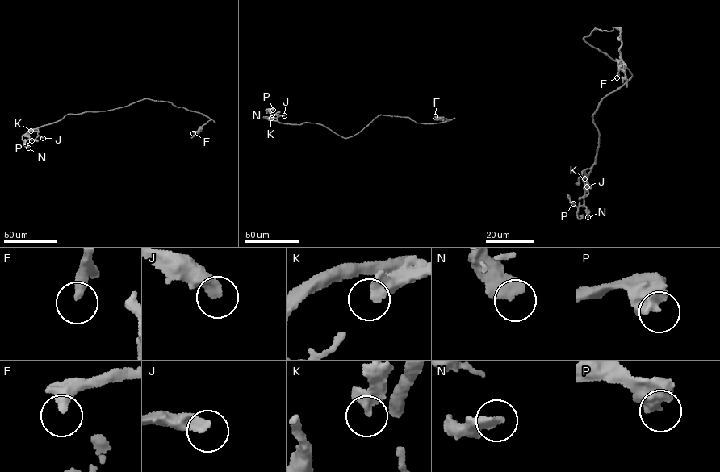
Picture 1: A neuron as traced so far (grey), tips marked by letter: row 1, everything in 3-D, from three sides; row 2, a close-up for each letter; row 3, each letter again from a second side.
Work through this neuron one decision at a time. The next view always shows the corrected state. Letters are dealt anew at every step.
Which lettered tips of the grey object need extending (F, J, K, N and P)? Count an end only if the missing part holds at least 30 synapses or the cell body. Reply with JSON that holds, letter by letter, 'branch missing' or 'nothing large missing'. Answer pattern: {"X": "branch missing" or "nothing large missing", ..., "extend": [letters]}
{"F": "nothing large missing", "J": "nothing large missing", "K": "nothing large missing", "N": "nothing large missing", "P": "nothing large missing", "extend": []}

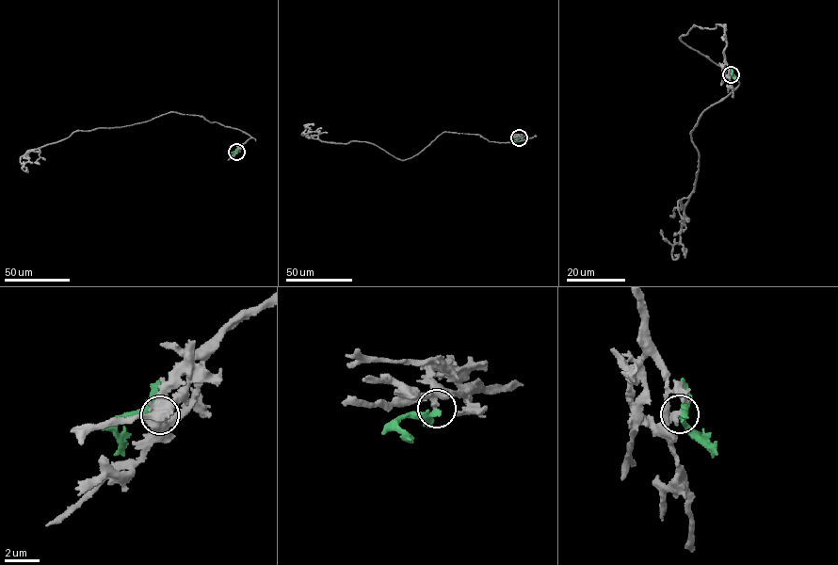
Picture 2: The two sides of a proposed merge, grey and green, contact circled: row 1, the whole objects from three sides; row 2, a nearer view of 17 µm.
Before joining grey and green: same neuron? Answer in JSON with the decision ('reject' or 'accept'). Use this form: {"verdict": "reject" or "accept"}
{"verdict": "accept"}

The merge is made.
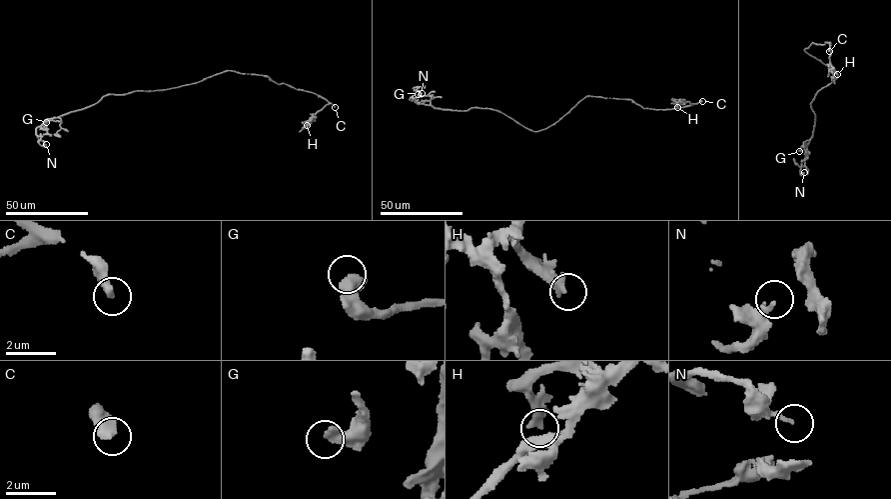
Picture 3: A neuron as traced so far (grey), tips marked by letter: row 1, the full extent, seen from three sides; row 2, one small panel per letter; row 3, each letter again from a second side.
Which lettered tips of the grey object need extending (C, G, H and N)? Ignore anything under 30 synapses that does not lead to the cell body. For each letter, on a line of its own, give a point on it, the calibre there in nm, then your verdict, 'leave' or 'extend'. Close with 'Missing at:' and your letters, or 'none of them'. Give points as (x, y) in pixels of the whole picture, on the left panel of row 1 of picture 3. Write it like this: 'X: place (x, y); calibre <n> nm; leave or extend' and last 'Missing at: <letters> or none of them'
C: place (335, 107); calibre 400 nm; extend
G: place (46, 122); calibre 460 nm; leave
H: place (307, 125); calibre 360 nm; leave
N: place (46, 144); calibre 170 nm; leave
Missing at: C

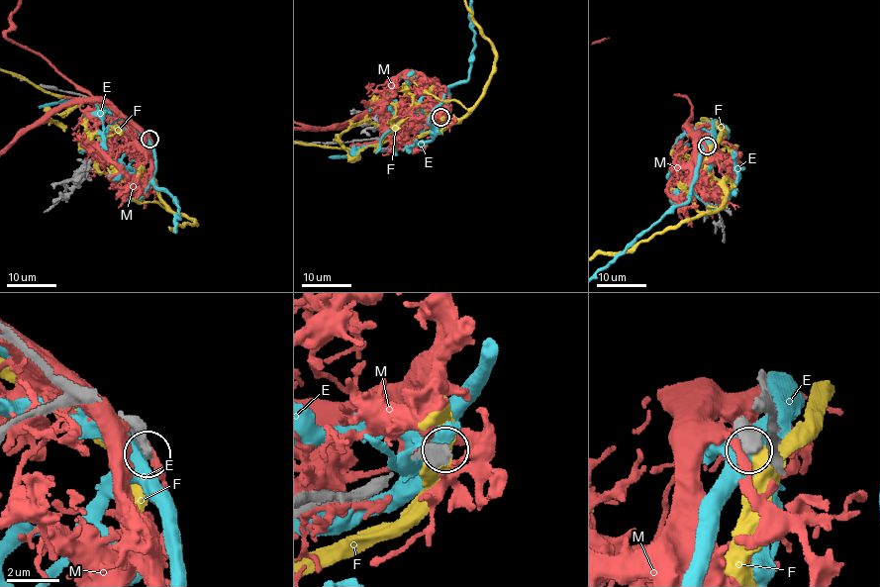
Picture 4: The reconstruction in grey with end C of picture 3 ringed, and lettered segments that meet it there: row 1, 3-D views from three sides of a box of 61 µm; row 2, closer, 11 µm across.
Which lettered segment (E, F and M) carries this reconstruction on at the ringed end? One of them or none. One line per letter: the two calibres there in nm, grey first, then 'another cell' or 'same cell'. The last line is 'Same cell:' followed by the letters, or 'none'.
E: 600 nm thick on the grey side, 500 nm on the other; another cell
F: 480 nm thick on the grey side, 550 nm on the other; another cell
M: 600 nm thick on the grey side, 280 nm on the other; another cell
Same cell: none

